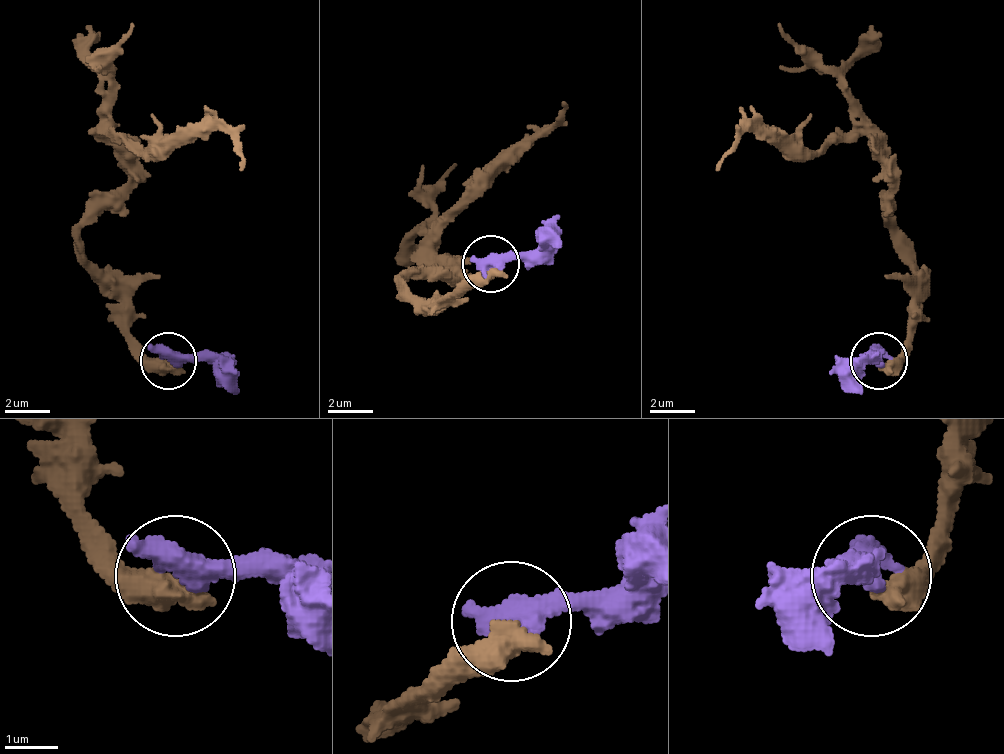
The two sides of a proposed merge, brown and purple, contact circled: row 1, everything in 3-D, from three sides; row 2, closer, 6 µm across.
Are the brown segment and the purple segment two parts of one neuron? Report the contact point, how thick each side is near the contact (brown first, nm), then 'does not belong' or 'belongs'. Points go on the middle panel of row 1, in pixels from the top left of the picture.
at (490, 264); 550 nm thick on the brown side, 600 nm on the other; does not belong

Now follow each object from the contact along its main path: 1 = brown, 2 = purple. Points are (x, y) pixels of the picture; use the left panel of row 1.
1: (164, 362), (130, 333), (130, 299), (78, 231), (130, 180), (118, 135), (164, 152), (220, 129), (243, 169)
2: (169, 362), (203, 362), (238, 373)

